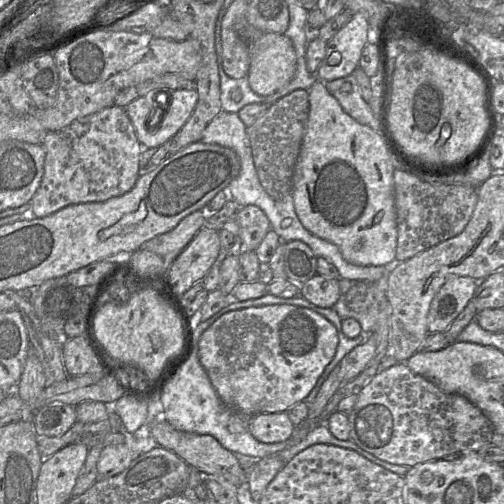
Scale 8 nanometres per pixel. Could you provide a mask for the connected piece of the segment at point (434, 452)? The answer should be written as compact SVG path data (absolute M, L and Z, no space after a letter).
M398 363L397 365L392 366L386 370L377 372L377 374L358 393L357 402L352 412L348 416L348 420L350 423L349 440L353 441L360 448L374 455L380 460L389 462L391 464L402 465L407 467L413 467L417 464L425 463L428 461L435 461L443 458L452 458L453 456L461 452L477 452L482 447L492 445L491 442L494 436L494 429L491 422L477 406L475 406L473 403L471 403L468 399L466 399L463 396L449 394L442 391L430 380L413 373L408 368L406 363Z

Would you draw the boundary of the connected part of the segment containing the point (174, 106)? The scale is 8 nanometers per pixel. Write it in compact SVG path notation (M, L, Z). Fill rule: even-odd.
M160 88L131 101L125 110L145 149L157 149L171 140L185 125L198 101L196 89Z

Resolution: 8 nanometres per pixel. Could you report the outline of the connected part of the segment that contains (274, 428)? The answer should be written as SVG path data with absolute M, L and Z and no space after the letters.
M287 412L261 413L249 418L248 431L259 442L279 443L287 440L295 427Z

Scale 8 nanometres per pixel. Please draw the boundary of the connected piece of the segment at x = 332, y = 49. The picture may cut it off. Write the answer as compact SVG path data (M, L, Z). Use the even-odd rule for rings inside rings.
M355 13L351 19L329 40L325 56L316 72L318 80L327 82L346 77L358 67L361 53L368 43L369 23L363 13Z

